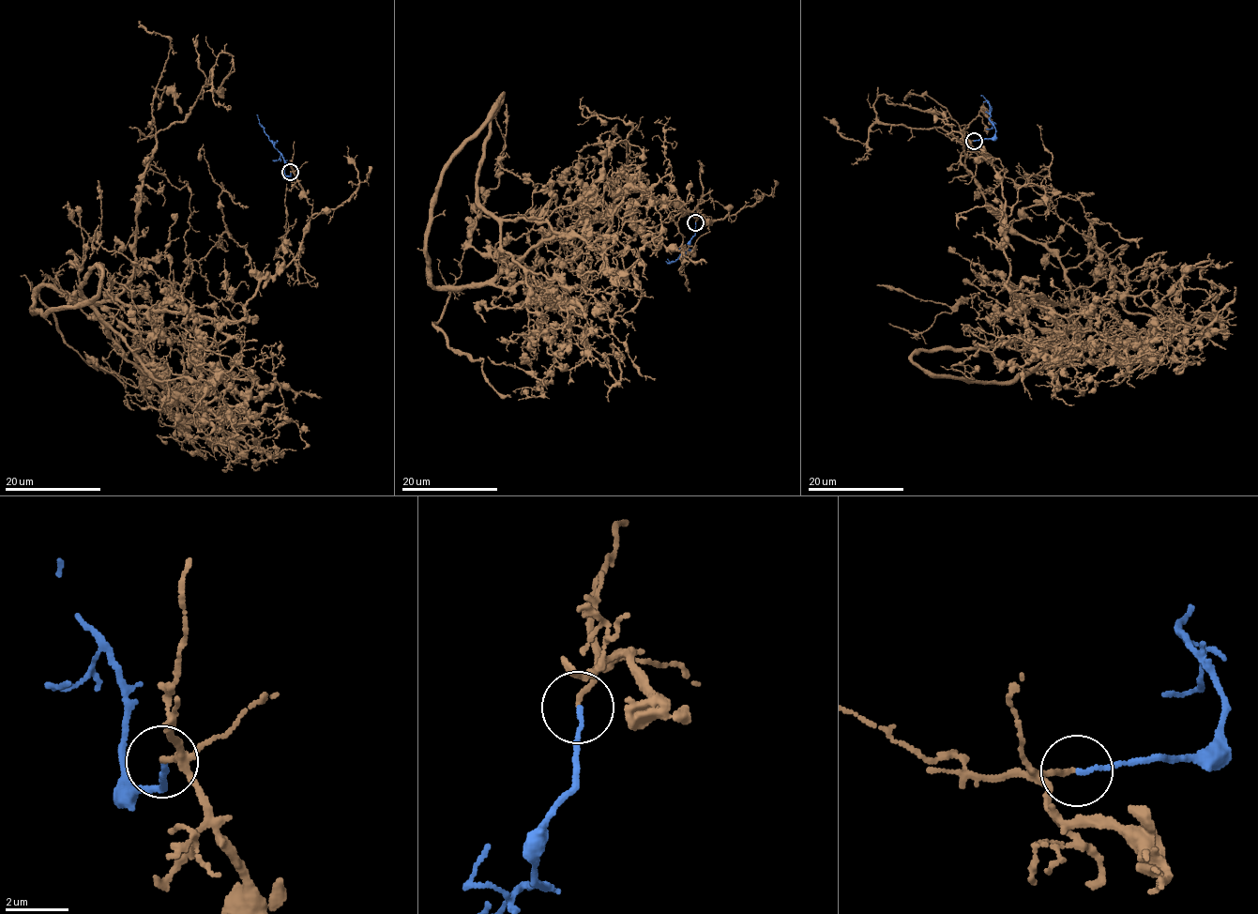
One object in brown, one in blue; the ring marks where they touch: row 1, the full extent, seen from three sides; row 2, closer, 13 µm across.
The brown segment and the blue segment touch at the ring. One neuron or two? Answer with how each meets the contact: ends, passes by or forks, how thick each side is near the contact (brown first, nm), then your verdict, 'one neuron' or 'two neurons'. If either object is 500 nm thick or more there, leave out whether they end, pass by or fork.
brown ends | blue ends | 130/130 nm | one neuron

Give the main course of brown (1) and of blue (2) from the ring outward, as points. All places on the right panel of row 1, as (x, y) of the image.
1: (974, 141), (1007, 287), (1068, 304), (956, 136), (874, 103), (942, 114)
2: (974, 141), (988, 139), (995, 131), (989, 117), (991, 105), (980, 95)

